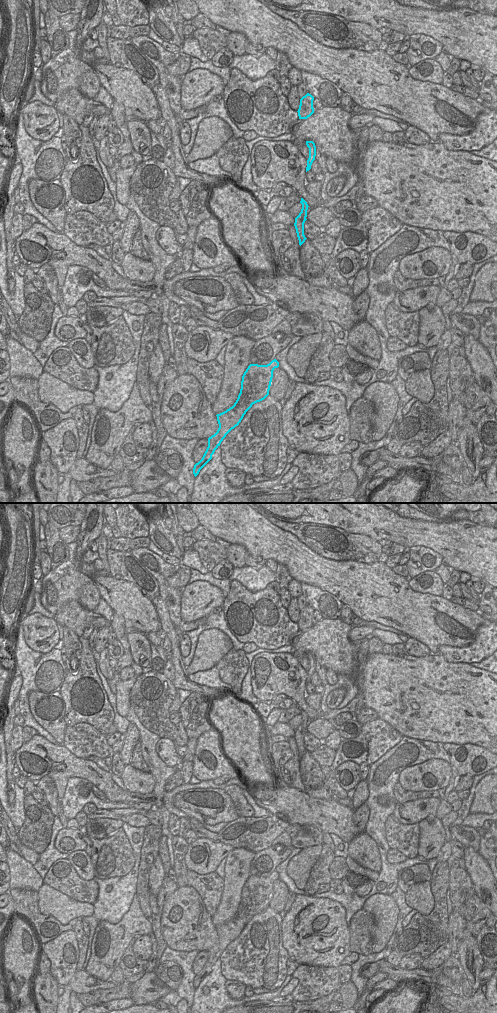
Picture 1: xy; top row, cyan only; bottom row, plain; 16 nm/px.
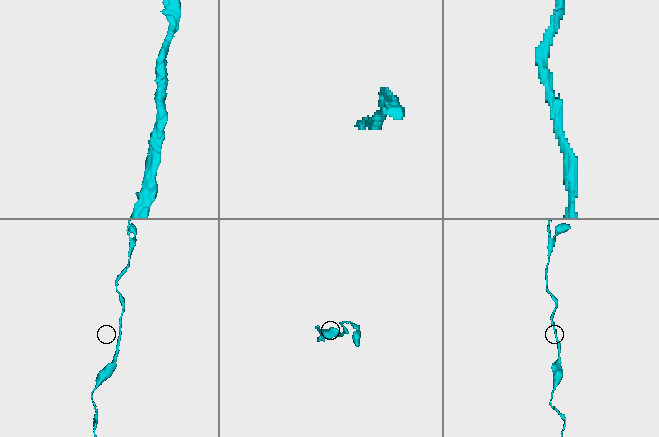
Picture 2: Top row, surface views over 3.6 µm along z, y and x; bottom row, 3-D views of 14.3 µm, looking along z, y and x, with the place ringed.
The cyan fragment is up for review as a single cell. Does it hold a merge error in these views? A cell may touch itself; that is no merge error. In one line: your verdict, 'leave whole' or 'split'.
leave whole

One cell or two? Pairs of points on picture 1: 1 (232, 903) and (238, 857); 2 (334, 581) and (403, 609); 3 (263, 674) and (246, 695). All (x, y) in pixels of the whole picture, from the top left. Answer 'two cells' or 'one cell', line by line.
1: one cell
2: one cell
3: two cells

